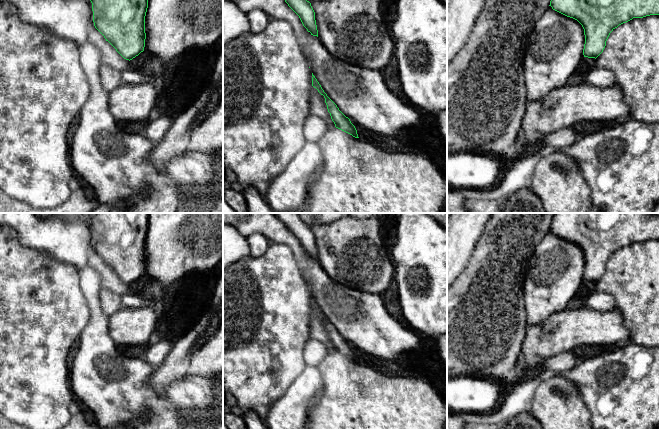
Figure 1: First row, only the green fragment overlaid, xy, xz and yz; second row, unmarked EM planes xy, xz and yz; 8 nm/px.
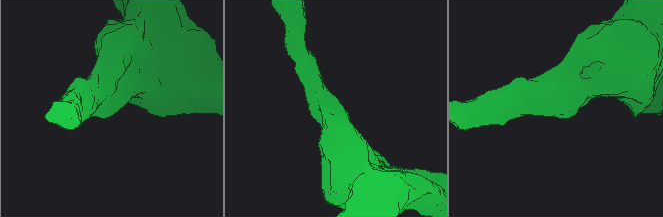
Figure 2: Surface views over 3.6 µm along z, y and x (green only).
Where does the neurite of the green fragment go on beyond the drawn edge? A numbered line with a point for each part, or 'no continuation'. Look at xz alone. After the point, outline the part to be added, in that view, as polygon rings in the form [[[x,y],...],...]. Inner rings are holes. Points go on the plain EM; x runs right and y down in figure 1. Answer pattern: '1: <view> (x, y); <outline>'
no continuation

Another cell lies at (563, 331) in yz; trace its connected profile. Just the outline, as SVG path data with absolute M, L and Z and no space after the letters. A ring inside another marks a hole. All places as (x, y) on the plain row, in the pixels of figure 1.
M588 306L578 309L567 308L554 313L540 324L527 327L517 366L520 370L534 372L540 370L542 362L546 359L578 347L599 345L605 349L627 342L630 342L630 333L617 309L600 312Z

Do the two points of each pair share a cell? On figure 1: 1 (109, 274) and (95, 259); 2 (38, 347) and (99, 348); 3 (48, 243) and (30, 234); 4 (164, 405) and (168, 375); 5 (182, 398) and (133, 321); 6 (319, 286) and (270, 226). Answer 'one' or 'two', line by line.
1: one
2: two
3: one
4: two
5: two
6: one

